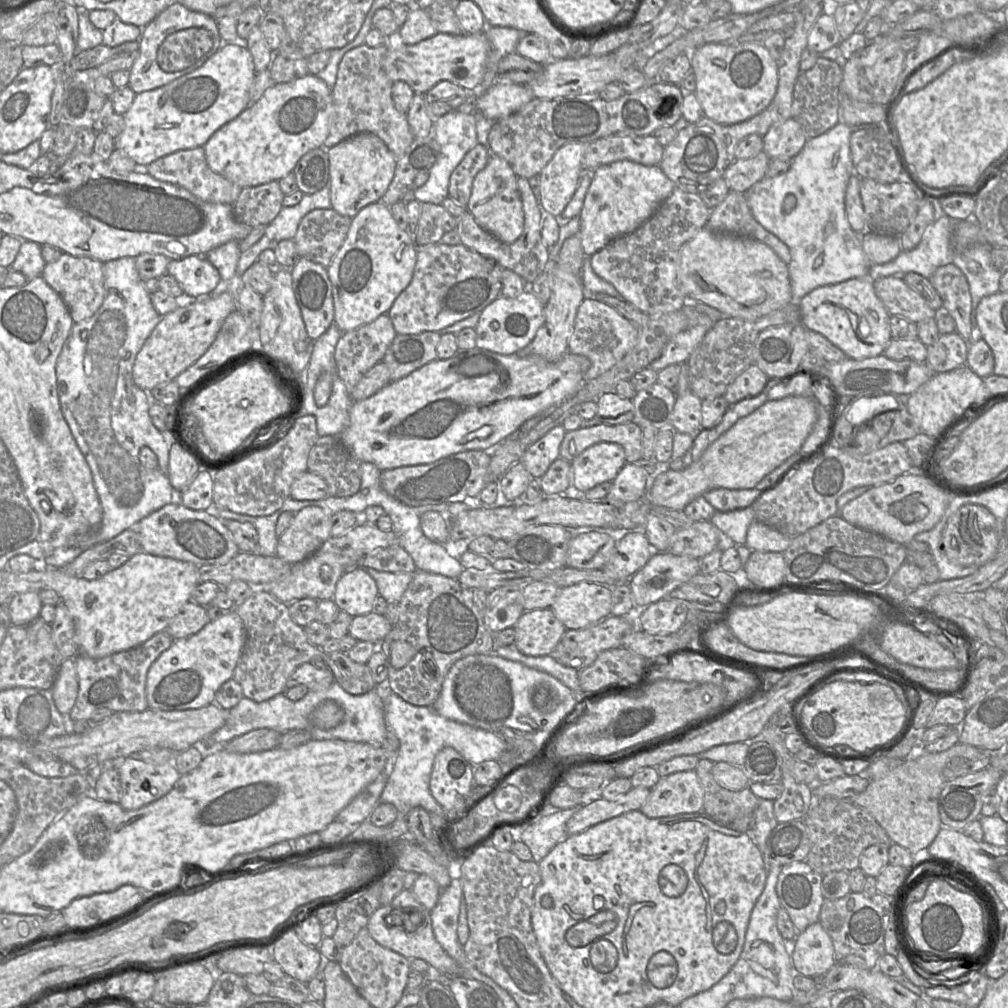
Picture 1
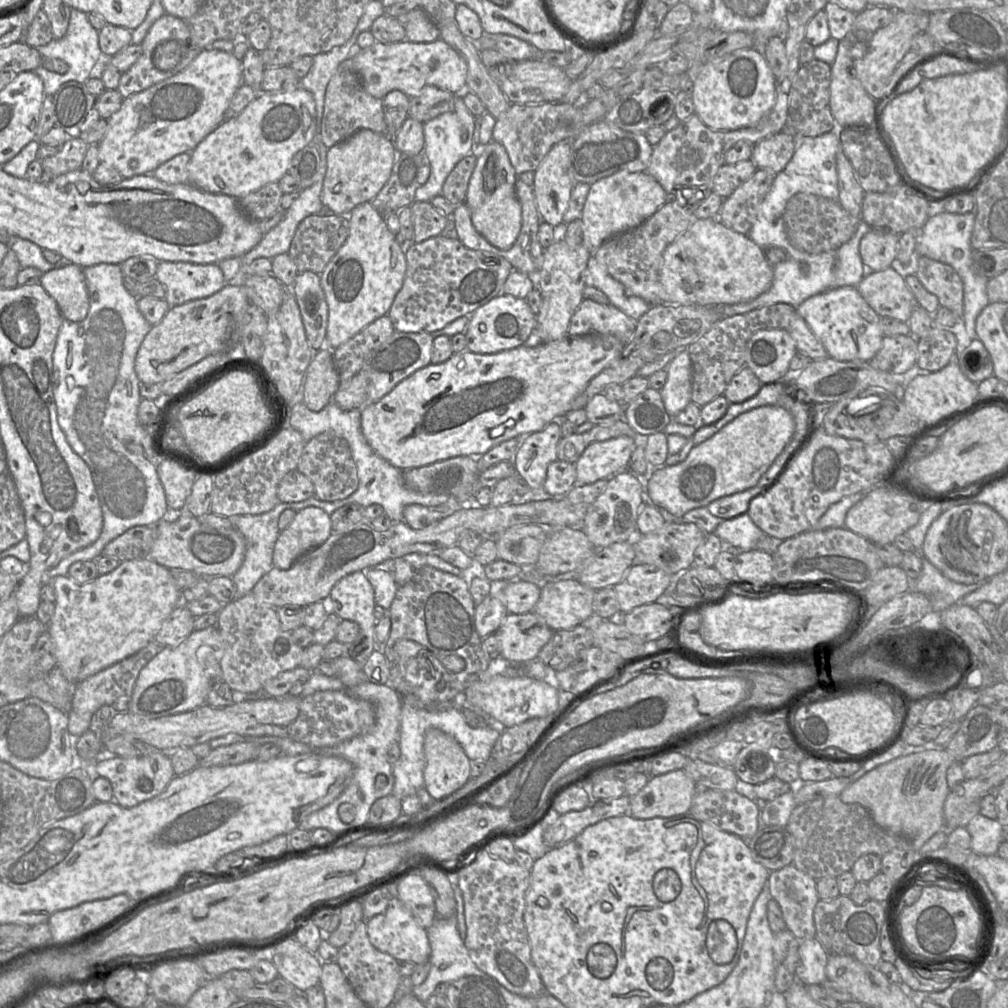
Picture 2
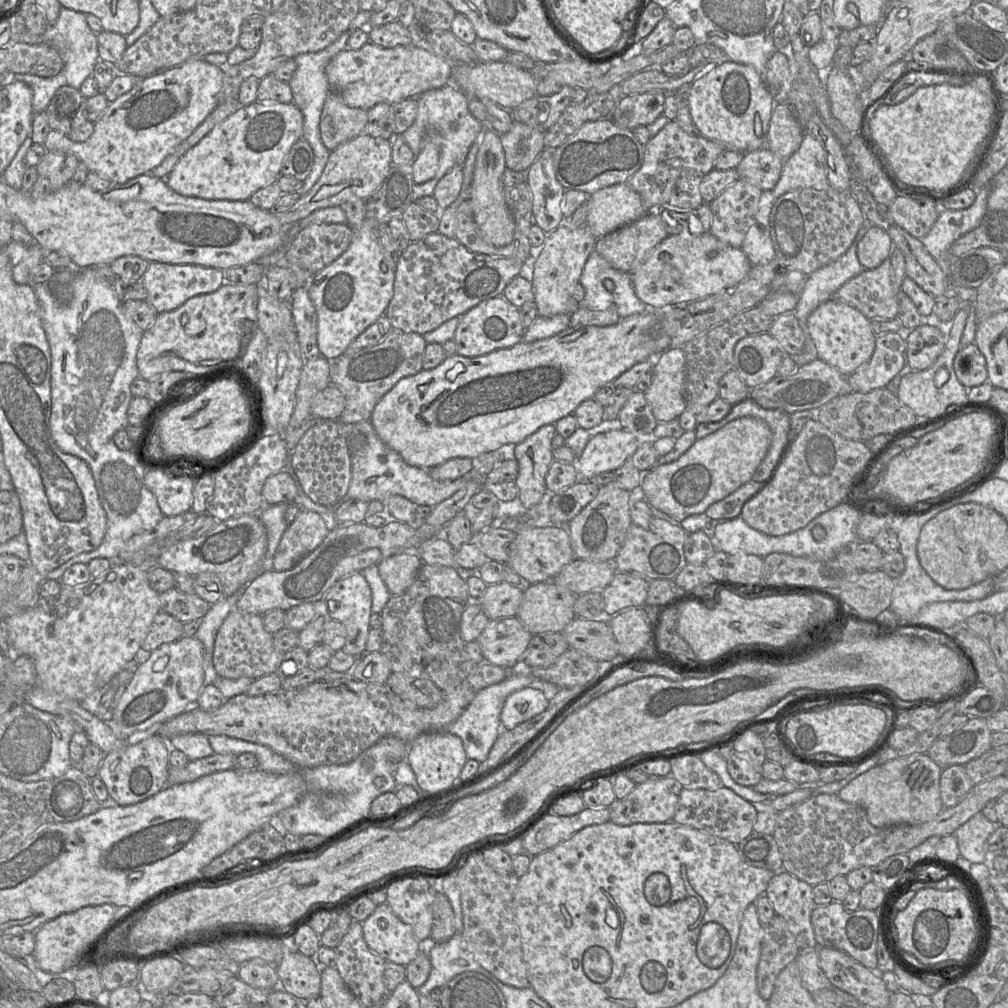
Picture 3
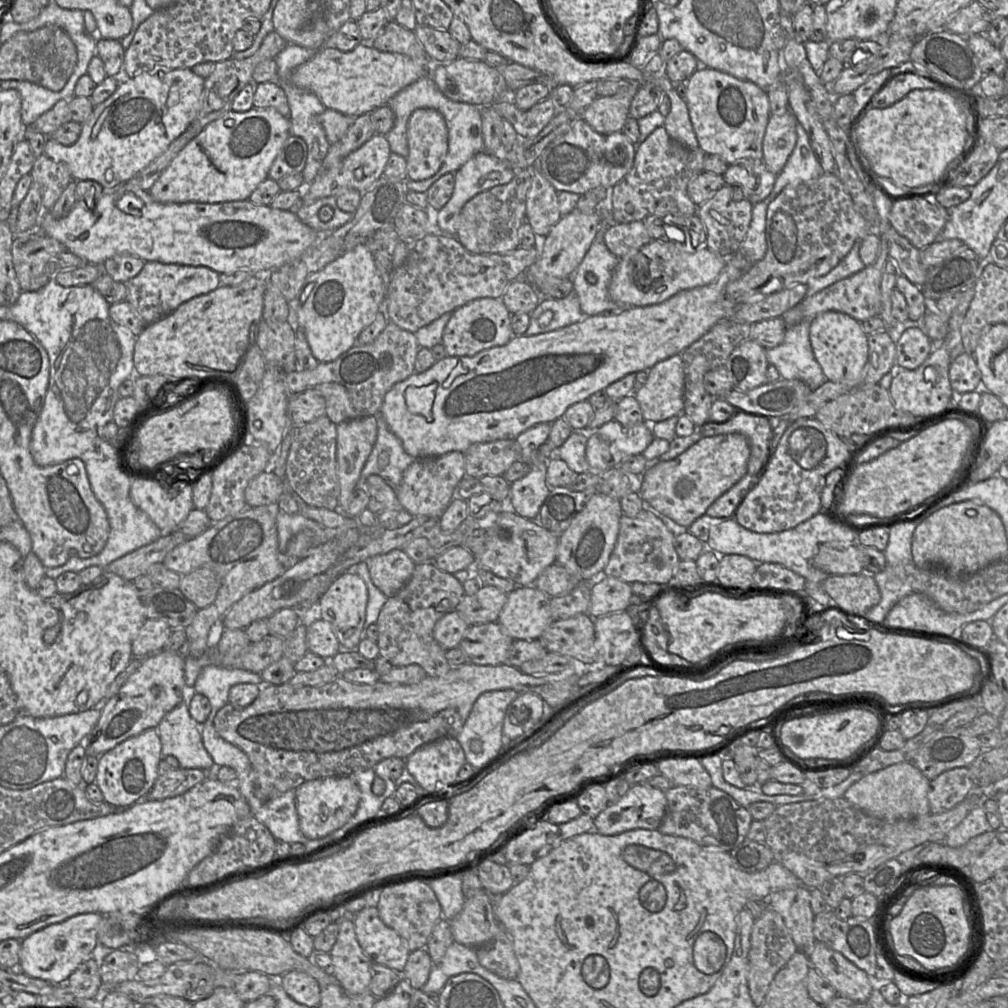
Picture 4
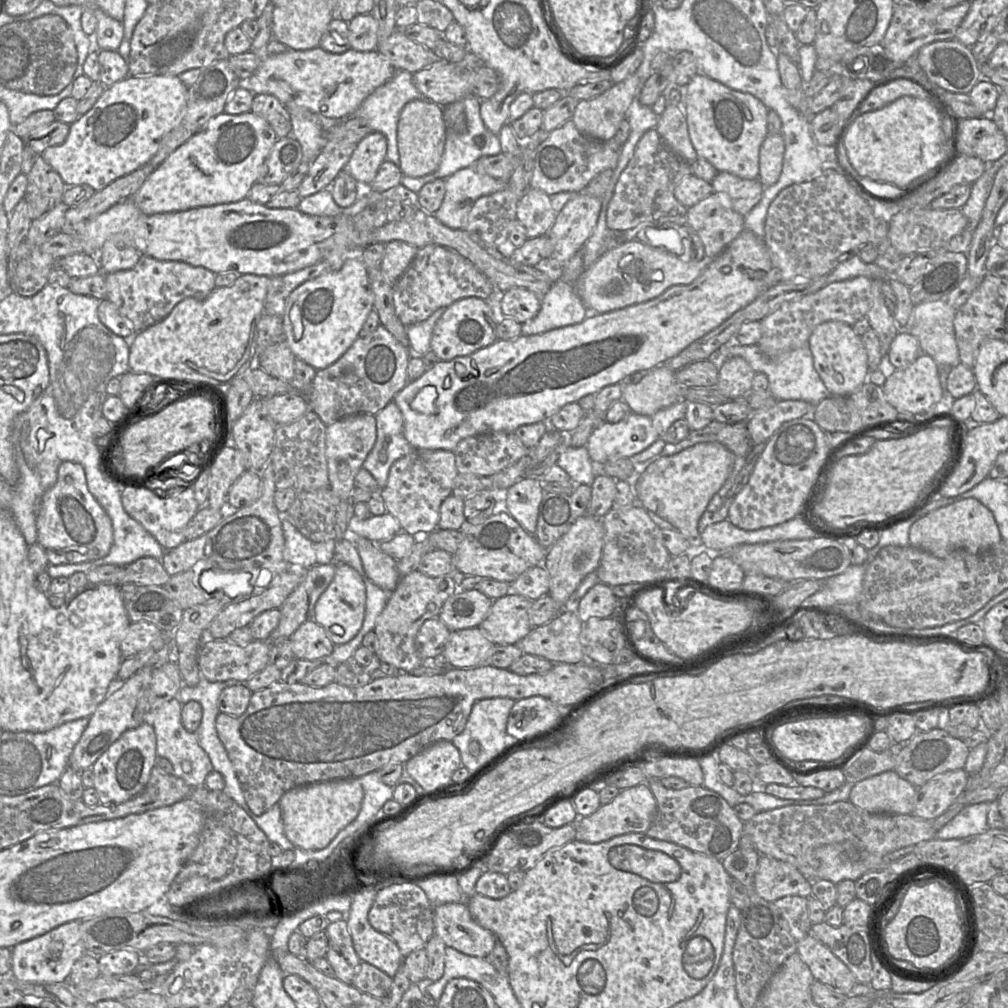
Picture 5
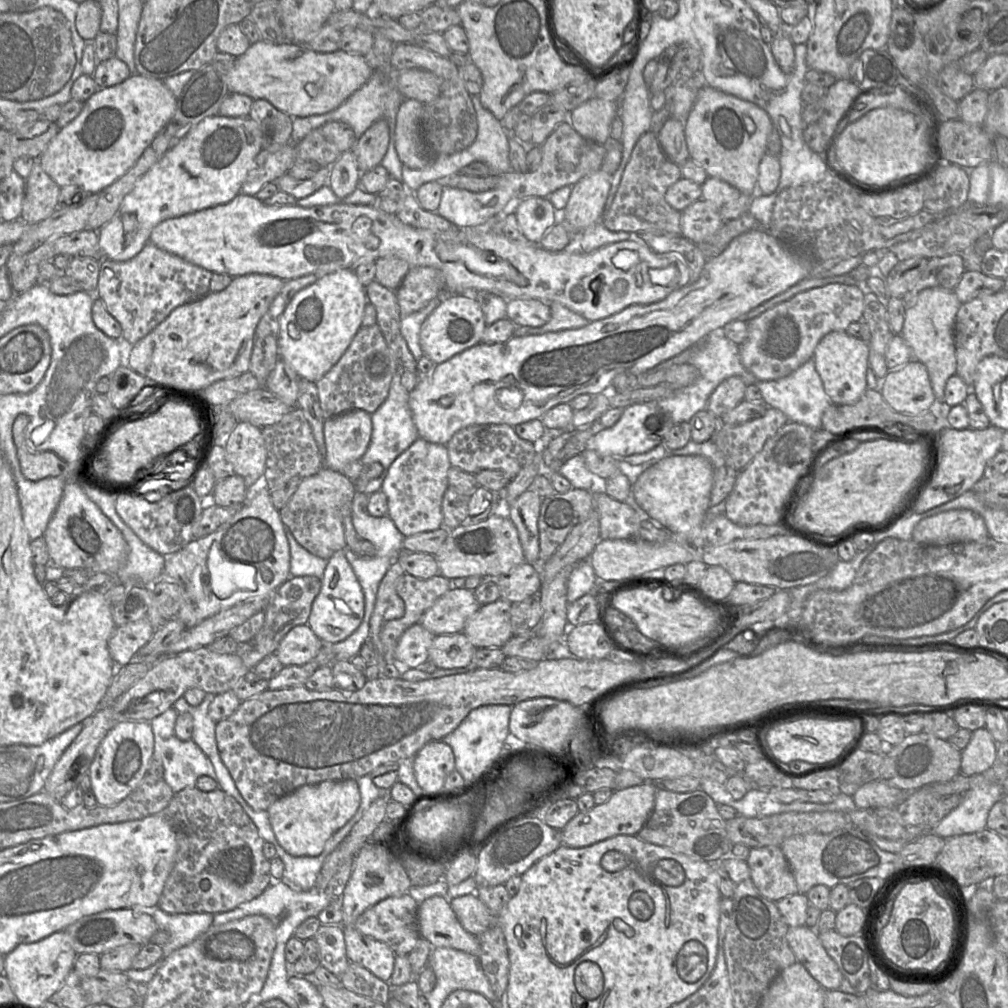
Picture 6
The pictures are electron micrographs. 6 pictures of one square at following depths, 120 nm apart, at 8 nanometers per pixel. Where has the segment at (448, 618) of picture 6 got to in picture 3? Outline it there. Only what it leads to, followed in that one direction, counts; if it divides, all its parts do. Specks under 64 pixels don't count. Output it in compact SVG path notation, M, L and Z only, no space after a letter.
M507 582L488 585L479 599L485 615L491 620L514 617L523 598L523 587Z

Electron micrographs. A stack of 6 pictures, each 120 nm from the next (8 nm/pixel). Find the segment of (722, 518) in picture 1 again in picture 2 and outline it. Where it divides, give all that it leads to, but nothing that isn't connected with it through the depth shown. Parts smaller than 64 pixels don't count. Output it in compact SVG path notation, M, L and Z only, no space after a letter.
M748 513L723 520L714 531L714 534L733 546L731 553L756 549L759 540L763 535L766 535L752 521Z

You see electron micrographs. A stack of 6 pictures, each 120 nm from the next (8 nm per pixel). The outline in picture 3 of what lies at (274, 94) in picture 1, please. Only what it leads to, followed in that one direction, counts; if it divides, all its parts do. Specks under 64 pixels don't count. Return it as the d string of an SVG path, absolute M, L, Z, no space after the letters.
M259 102L240 106L188 150L165 179L176 193L206 200L246 201L259 189L277 181L283 161L293 144L302 137L303 115L293 103Z

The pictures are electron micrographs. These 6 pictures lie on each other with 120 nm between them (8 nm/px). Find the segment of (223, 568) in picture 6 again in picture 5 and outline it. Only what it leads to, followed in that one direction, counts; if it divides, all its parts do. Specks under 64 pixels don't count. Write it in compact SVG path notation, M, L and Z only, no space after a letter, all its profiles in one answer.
M217 568L203 570L199 577L200 586L208 593L223 592L230 598L252 591L252 575L242 570L219 571Z

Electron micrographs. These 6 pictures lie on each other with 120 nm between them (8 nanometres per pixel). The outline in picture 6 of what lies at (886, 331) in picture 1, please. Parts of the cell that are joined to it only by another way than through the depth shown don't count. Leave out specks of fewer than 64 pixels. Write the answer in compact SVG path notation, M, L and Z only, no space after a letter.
M832 331L817 344L814 361L826 394L834 404L850 405L857 402L867 387L869 367L869 346L860 336L852 336L846 331Z

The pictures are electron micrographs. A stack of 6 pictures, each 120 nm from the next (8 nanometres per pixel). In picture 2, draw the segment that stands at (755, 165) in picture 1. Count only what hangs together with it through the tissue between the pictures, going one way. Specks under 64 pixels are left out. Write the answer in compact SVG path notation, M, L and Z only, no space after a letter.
M749 159L736 164L721 166L714 179L712 192L725 199L740 185L747 181L757 170Z

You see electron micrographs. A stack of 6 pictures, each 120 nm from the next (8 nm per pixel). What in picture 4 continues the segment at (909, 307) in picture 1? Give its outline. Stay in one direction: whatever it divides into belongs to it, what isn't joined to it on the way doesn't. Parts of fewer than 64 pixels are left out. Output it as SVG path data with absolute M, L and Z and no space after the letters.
M881 238L880 249L874 263L866 266L863 270L850 277L837 281L812 296L806 296L795 307L784 312L781 317L787 328L794 326L803 320L812 321L818 314L830 310L846 313L859 322L874 316L879 316L881 311L880 284L882 270L888 257L889 249L887 241Z

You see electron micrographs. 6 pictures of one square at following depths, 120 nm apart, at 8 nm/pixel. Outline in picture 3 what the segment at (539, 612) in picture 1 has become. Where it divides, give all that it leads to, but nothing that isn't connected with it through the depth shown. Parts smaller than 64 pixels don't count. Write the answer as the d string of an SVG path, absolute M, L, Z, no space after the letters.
M514 616L489 621L476 641L485 662L505 669L519 669L532 636Z

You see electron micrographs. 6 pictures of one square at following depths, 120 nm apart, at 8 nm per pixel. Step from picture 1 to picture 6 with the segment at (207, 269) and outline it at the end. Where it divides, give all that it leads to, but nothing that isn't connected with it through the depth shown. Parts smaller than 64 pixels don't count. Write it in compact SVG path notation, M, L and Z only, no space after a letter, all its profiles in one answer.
M148 242L132 259L118 262L100 261L96 298L102 300L107 311L119 322L122 338L136 344L175 308L195 301L210 292L213 273L171 254Z

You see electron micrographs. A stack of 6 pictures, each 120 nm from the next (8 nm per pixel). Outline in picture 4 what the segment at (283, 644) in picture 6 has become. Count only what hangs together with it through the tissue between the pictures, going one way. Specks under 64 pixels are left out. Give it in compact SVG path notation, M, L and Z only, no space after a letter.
M317 620L307 626L306 641L308 652L326 660L332 659L343 649L333 632L332 626L324 620Z

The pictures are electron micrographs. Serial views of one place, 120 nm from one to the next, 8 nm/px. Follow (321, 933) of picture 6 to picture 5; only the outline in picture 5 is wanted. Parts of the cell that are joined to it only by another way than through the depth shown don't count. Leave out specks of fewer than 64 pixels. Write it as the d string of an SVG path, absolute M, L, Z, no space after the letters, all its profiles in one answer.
M346 919L328 924L325 932L328 937L325 958L333 967L336 978L352 985L362 961L354 949Z

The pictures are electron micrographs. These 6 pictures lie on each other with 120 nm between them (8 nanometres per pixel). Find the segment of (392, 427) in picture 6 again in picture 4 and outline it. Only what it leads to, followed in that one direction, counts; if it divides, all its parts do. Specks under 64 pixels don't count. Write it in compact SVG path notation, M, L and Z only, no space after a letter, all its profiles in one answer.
M374 416L377 422L376 442L361 471L360 482L365 483L370 475L378 475L395 491L401 484L403 472L415 458L405 452L400 439L391 432L383 416Z

